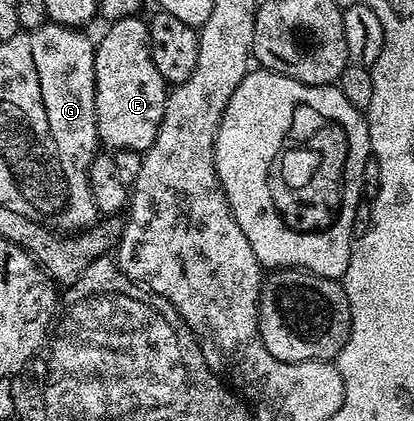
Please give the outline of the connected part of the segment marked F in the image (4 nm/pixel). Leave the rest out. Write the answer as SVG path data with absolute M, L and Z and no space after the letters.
M143 18L117 19L112 27L96 43L96 134L99 142L113 152L139 151L150 149L158 137L158 129L164 120L164 103L168 99L169 88L162 73L154 65L150 53L148 24Z

